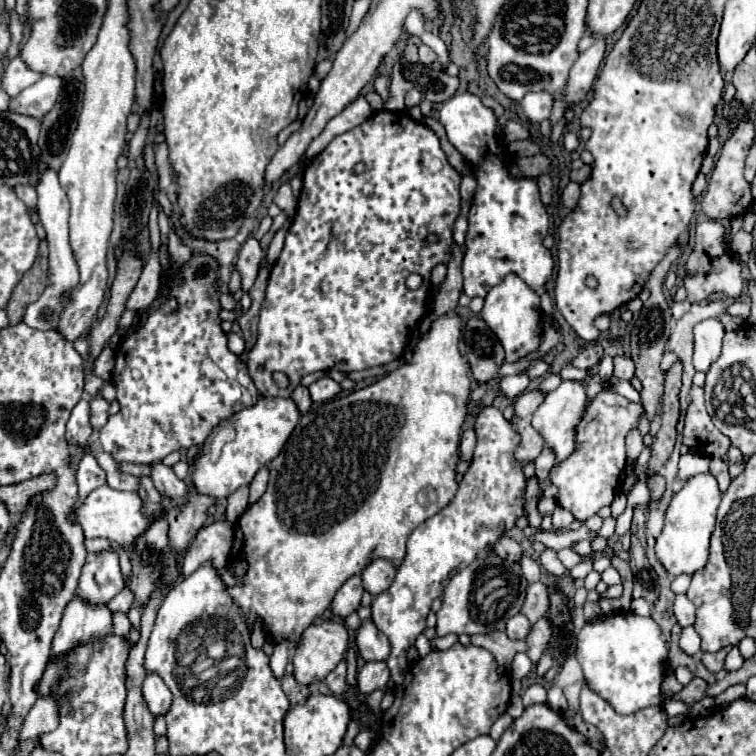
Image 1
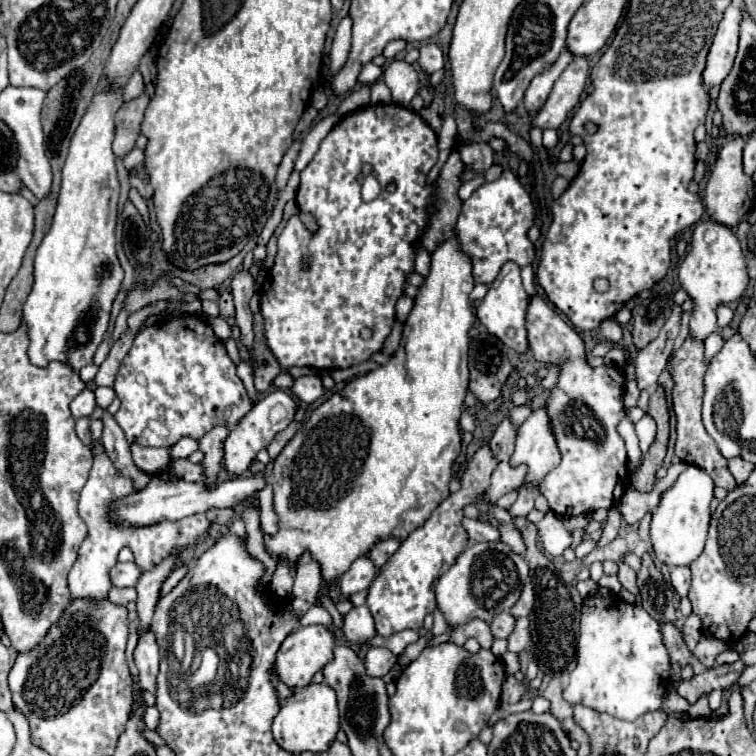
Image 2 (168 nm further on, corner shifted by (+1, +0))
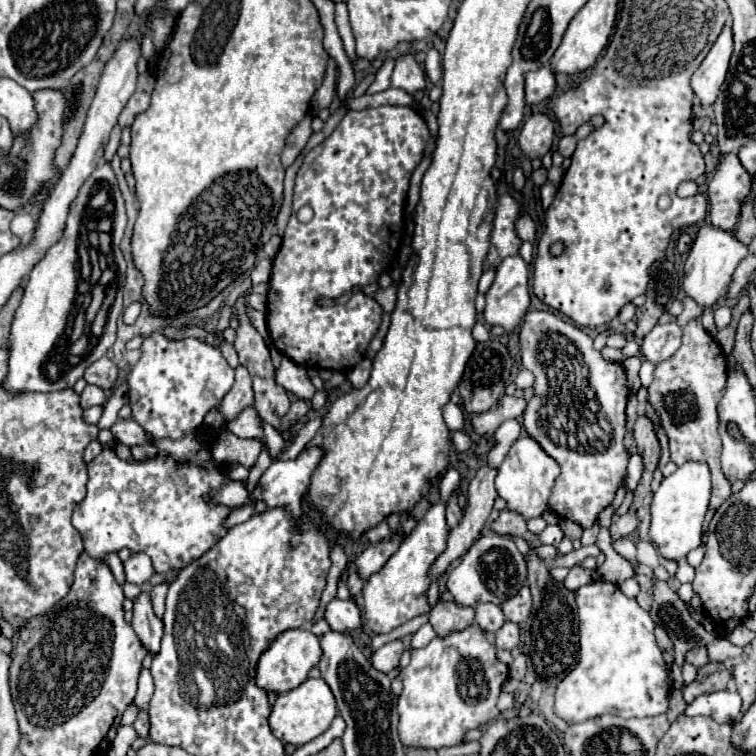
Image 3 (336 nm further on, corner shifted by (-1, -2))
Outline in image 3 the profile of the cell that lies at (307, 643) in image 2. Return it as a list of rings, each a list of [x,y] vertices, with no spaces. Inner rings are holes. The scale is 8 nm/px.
[[[307,628],[287,630],[283,634],[279,634],[275,638],[275,642],[271,644],[271,648],[267,652],[263,652],[263,656],[259,658],[257,684],[265,690],[273,690],[273,692],[279,692],[279,694],[289,692],[289,690],[301,686],[307,680],[309,670],[319,664],[321,656],[323,656],[323,650],[321,650],[319,636],[315,636]]]

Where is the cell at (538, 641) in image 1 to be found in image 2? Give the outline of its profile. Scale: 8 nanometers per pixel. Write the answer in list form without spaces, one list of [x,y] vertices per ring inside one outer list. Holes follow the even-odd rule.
[[[517,618],[513,634],[507,638],[507,650],[509,652],[521,652],[529,646],[531,634],[529,634],[529,618]]]

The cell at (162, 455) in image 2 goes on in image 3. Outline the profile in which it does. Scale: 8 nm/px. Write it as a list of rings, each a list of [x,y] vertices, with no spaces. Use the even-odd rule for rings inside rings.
[[[119,420],[111,426],[113,436],[125,444],[125,446],[147,446],[147,432],[143,428],[139,428],[139,424],[135,424],[133,420]]]

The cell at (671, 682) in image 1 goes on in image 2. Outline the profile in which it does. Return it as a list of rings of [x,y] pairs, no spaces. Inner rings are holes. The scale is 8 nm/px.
[[[741,660],[733,662],[733,664],[715,666],[715,668],[707,669],[704,673],[695,675],[695,678],[691,678],[689,682],[683,680],[677,686],[677,692],[689,704],[695,704],[701,694],[710,694],[713,690],[721,690],[721,688],[733,686],[739,680],[743,668],[745,668],[745,664]]]

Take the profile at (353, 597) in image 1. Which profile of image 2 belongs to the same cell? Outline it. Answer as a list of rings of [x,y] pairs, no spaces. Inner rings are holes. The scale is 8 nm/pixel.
[[[361,556],[357,558],[351,568],[341,576],[339,580],[339,586],[341,586],[341,592],[343,596],[347,598],[349,594],[353,592],[359,592],[359,590],[367,590],[373,582],[377,574],[377,568],[373,564],[373,560],[369,560],[369,556]]]

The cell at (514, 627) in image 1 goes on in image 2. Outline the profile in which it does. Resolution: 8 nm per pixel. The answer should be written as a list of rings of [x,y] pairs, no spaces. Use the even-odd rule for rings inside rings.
[[[501,612],[501,614],[497,614],[497,618],[491,620],[489,628],[495,638],[507,638],[513,630],[513,624],[515,624],[515,618],[509,612]]]

